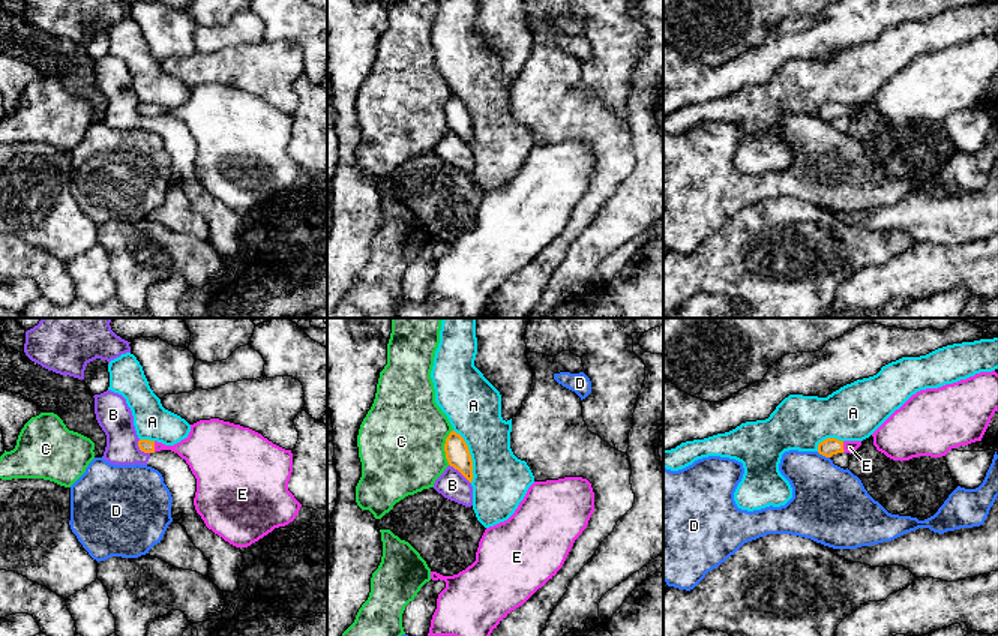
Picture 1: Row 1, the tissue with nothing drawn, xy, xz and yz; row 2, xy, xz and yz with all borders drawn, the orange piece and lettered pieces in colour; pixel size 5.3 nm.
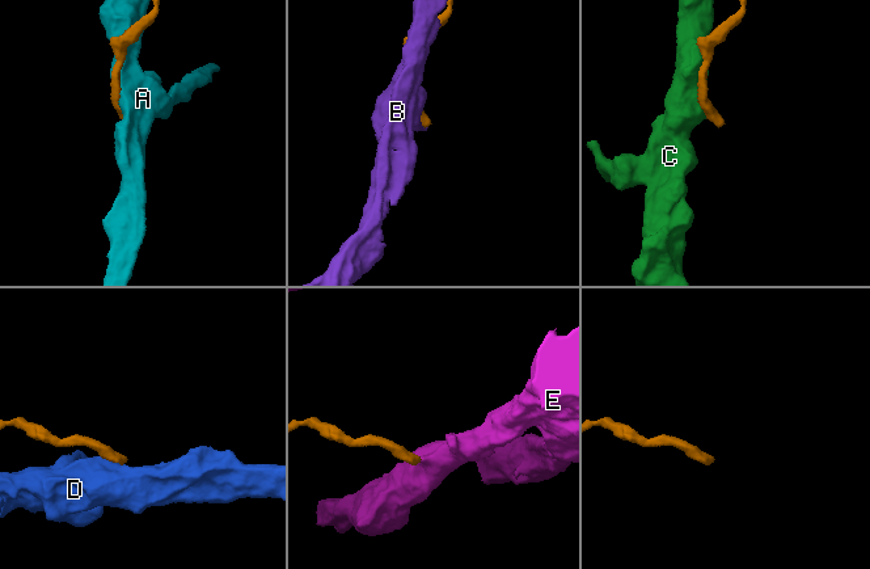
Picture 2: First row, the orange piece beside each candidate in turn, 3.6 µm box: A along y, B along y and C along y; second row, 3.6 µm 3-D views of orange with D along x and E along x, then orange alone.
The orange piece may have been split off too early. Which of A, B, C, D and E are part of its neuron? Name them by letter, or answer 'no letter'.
E

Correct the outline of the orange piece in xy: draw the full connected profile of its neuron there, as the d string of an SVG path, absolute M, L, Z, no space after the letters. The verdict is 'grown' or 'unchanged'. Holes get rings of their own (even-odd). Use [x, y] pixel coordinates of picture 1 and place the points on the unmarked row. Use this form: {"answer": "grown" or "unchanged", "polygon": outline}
{"answer": "grown", "polygon": "M219 82L191 88L189 99L174 110L140 104L144 117L171 114L186 124L197 142L194 170L206 190L236 212L248 212L275 192L293 186L302 168L288 154L293 117L261 98Z"}

